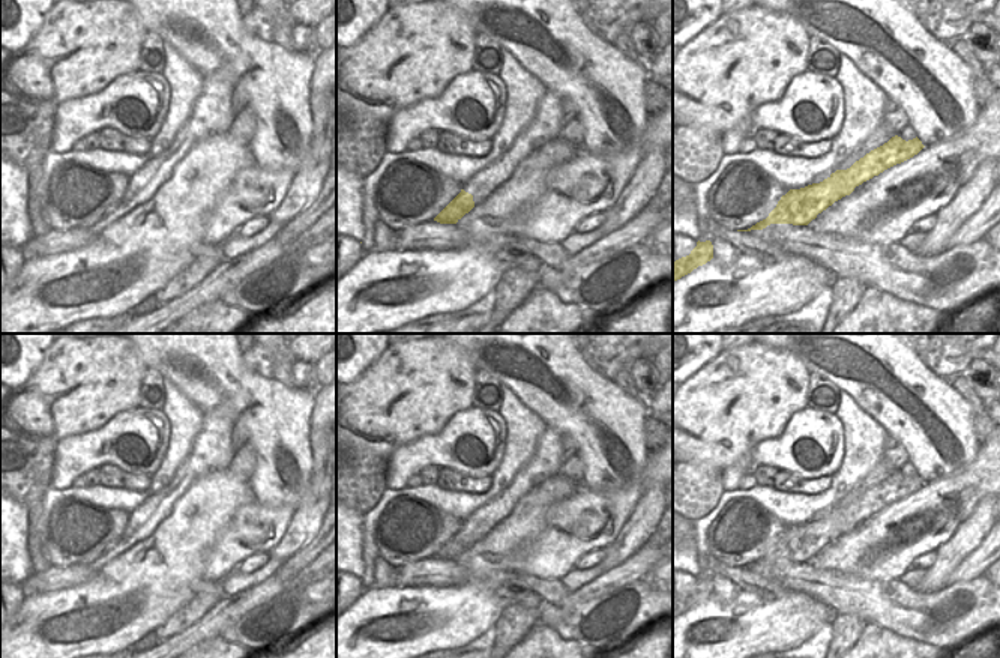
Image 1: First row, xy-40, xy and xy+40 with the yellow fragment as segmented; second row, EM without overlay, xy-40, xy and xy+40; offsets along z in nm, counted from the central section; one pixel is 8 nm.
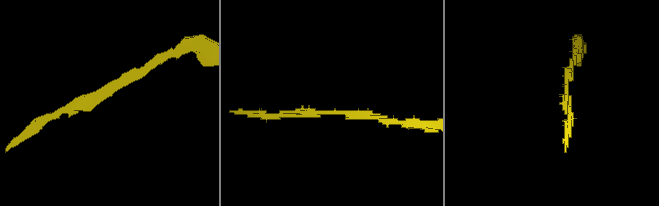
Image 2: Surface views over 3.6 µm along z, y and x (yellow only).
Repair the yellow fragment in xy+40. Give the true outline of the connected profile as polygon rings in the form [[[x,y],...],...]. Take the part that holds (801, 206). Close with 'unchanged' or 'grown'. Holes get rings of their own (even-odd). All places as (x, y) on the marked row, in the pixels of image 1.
[[[895,135],[883,146],[871,150],[863,158],[856,161],[847,170],[836,170],[827,179],[820,183],[812,183],[800,189],[790,189],[785,195],[781,197],[776,207],[769,213],[769,216],[748,230],[737,230],[737,231],[751,231],[751,230],[763,230],[770,224],[793,224],[793,225],[808,225],[812,219],[817,218],[818,213],[826,210],[835,201],[841,200],[845,195],[850,195],[856,186],[862,185],[863,182],[878,176],[884,170],[901,164],[914,155],[917,155],[925,146],[916,137],[913,140],[902,140],[901,137]]] | unchanged

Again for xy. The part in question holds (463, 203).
[[[461,189],[461,192],[434,218],[434,221],[440,224],[456,224],[473,207],[473,195]]] | unchanged

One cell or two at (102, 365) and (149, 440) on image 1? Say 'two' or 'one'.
two

